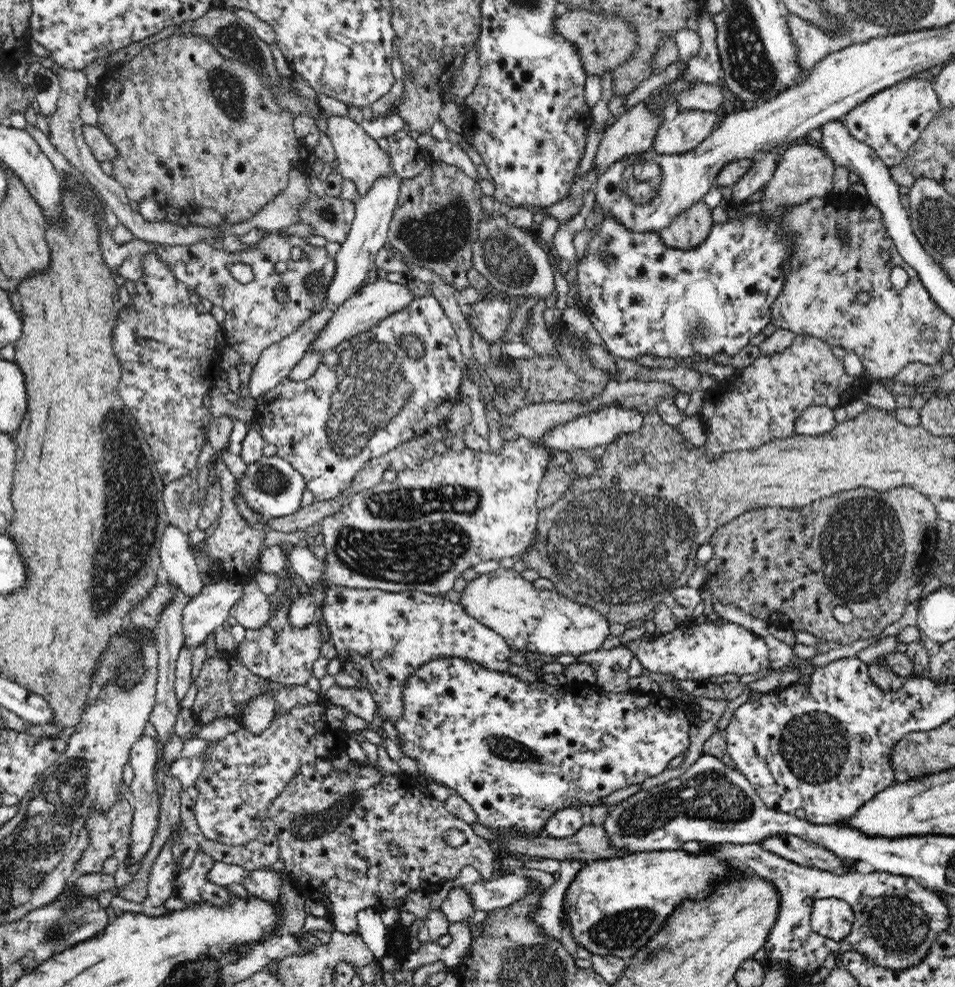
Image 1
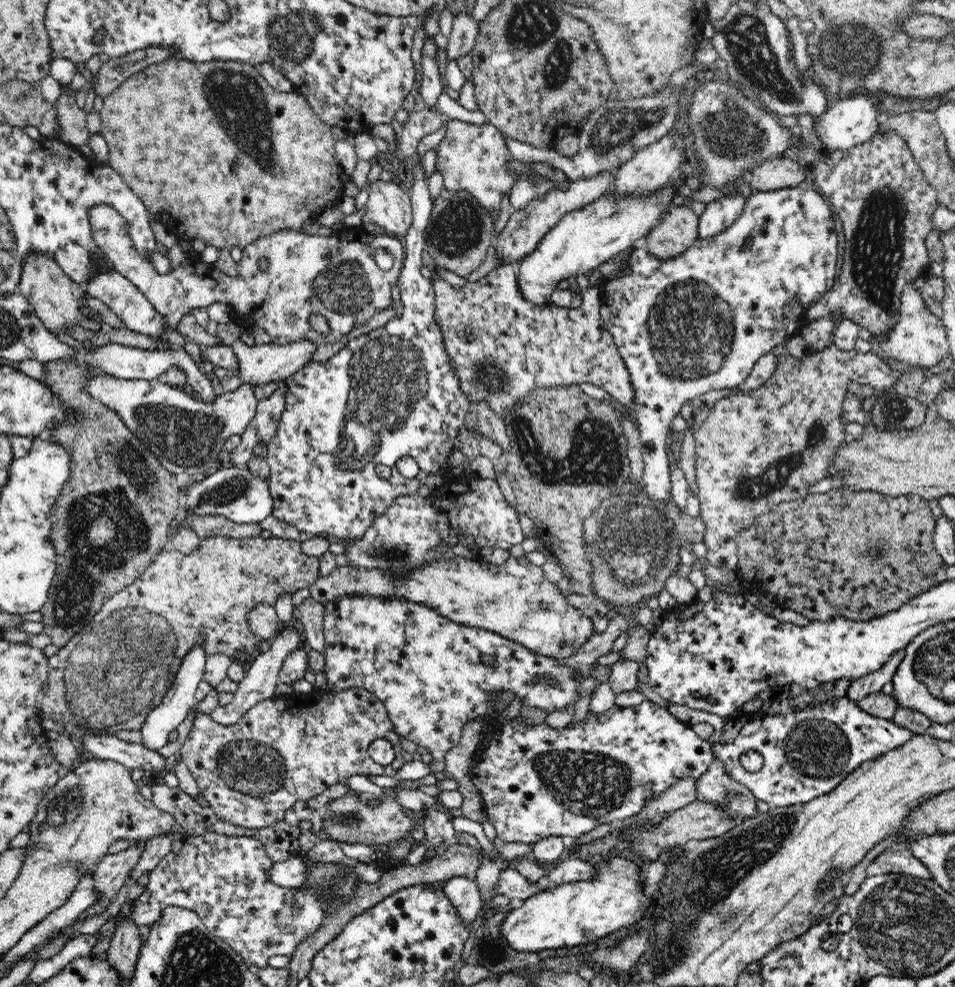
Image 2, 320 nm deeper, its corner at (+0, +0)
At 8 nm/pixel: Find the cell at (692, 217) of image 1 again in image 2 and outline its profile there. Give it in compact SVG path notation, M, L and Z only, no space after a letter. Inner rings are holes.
M689 205L673 207L664 212L658 224L648 232L642 245L661 261L683 254L699 238L698 218Z

